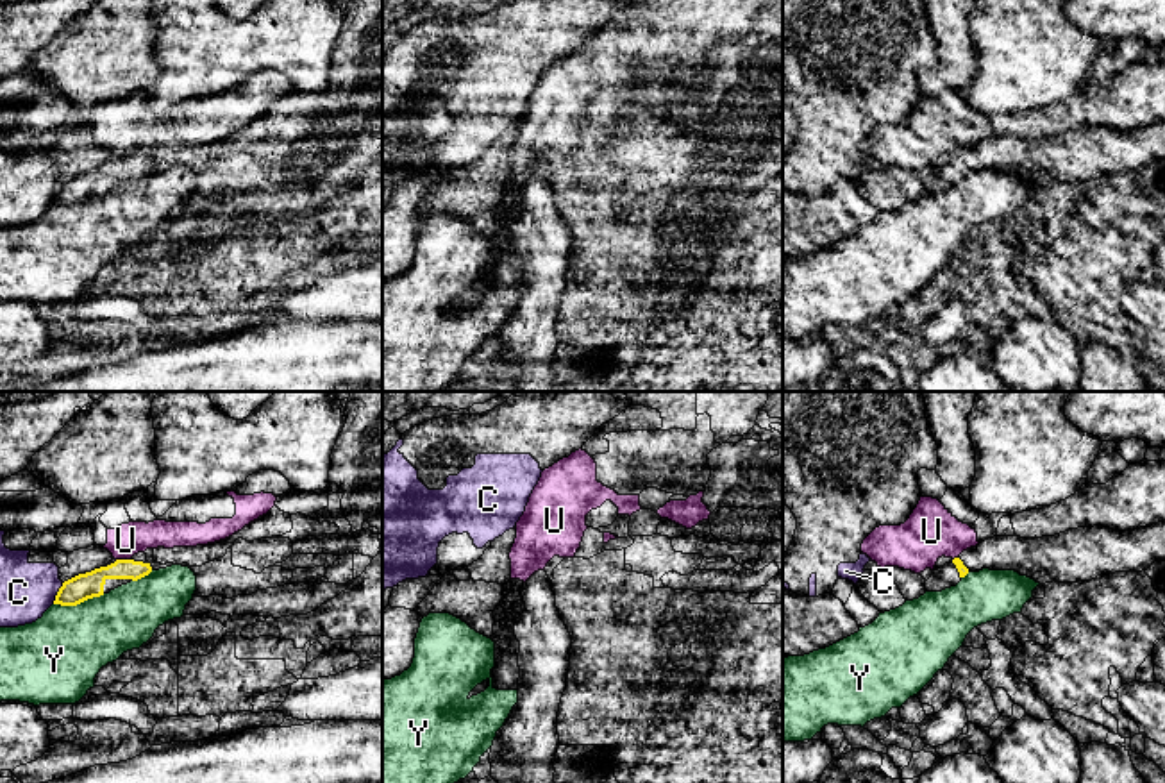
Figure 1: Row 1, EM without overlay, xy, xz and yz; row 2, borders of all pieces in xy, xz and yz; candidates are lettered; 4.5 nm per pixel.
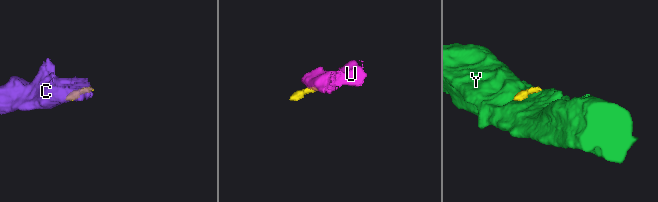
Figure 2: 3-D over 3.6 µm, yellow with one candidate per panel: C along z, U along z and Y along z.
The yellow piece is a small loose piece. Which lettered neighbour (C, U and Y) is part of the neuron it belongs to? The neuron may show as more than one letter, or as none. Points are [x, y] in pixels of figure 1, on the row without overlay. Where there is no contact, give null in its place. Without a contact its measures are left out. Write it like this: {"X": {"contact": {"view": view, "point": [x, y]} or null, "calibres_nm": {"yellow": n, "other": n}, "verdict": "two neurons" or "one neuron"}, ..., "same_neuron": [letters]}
{"C": {"contact": {"view": "xy", "point": [58, 193]}, "calibres_nm": {"yellow": 120, "other": 240}, "verdict": "two neurons"}, "U": {"contact": {"view": "xy", "point": [124, 159]}, "calibres_nm": {"yellow": 120, "other": 150}, "verdict": "two neurons"}, "Y": {"contact": {"view": "xy", "point": [79, 202]}, "calibres_nm": {"yellow": 120, "other": 380}, "verdict": "two neurons"}, "same_neuron": []}

